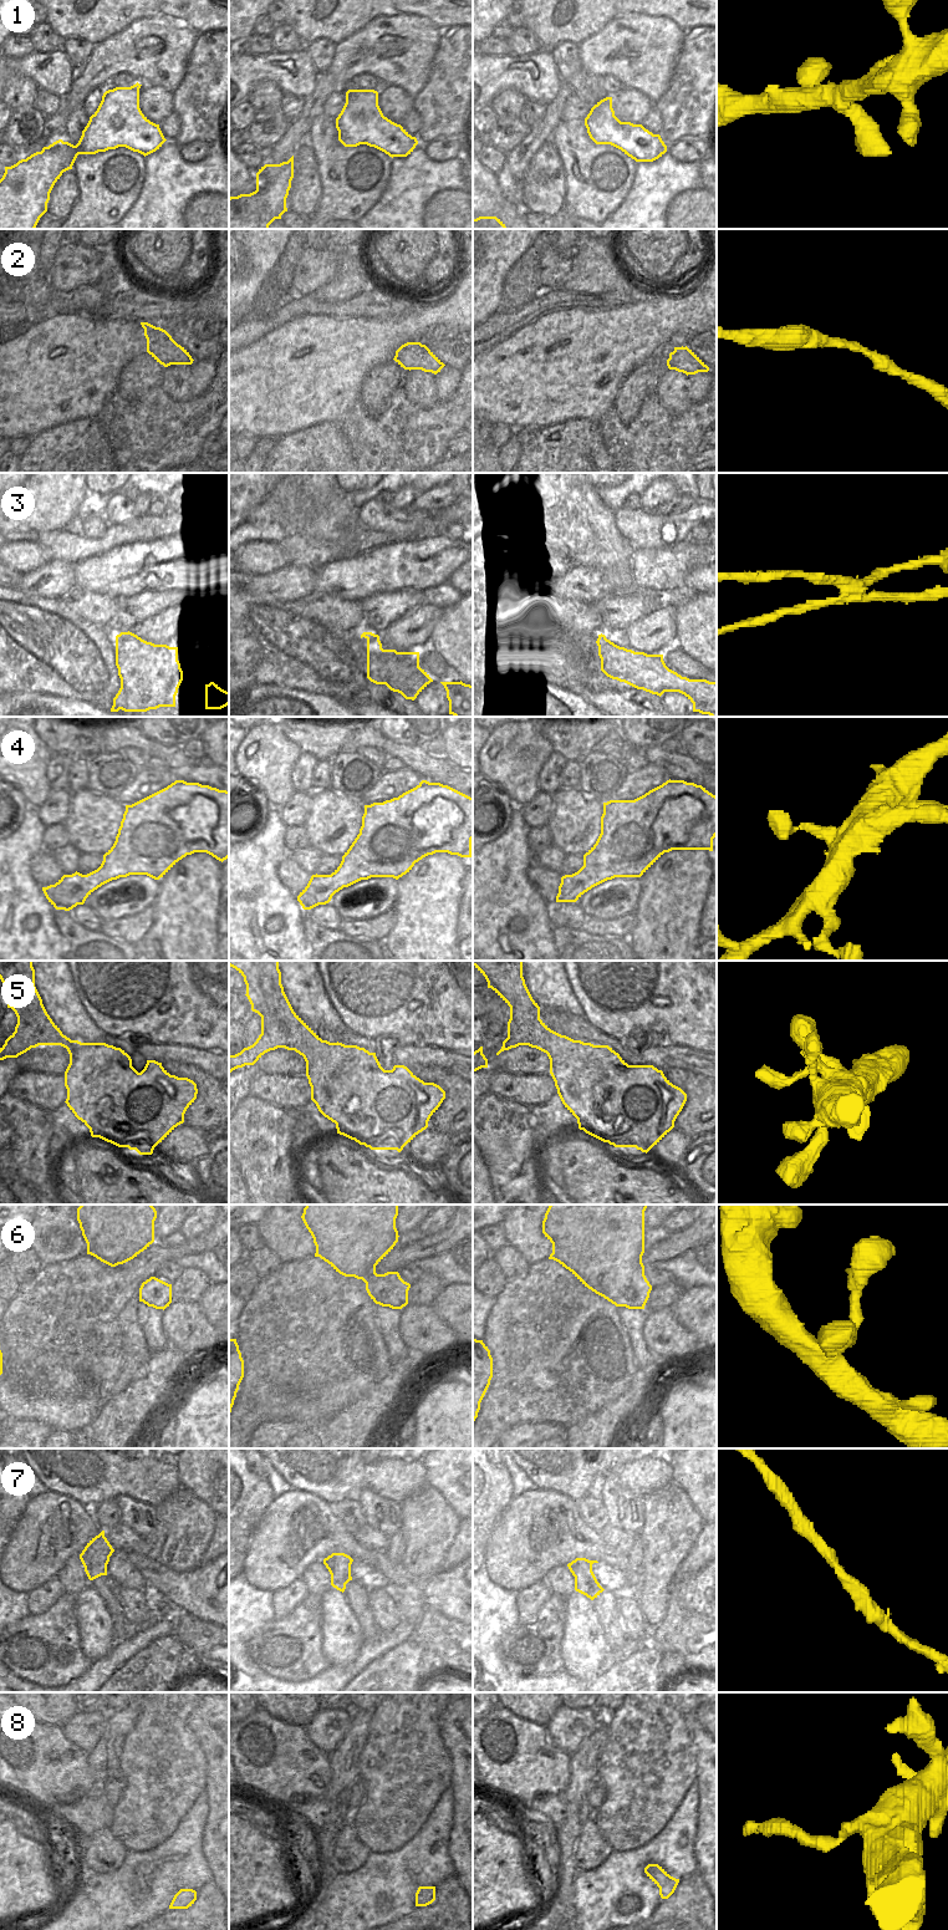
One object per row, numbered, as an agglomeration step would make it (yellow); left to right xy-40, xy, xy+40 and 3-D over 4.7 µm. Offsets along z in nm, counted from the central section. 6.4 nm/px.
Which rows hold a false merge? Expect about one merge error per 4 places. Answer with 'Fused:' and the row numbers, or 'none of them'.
Fused: 3.

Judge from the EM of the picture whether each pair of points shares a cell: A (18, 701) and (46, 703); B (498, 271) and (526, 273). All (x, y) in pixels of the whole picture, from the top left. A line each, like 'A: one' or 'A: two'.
A: one
B: two

